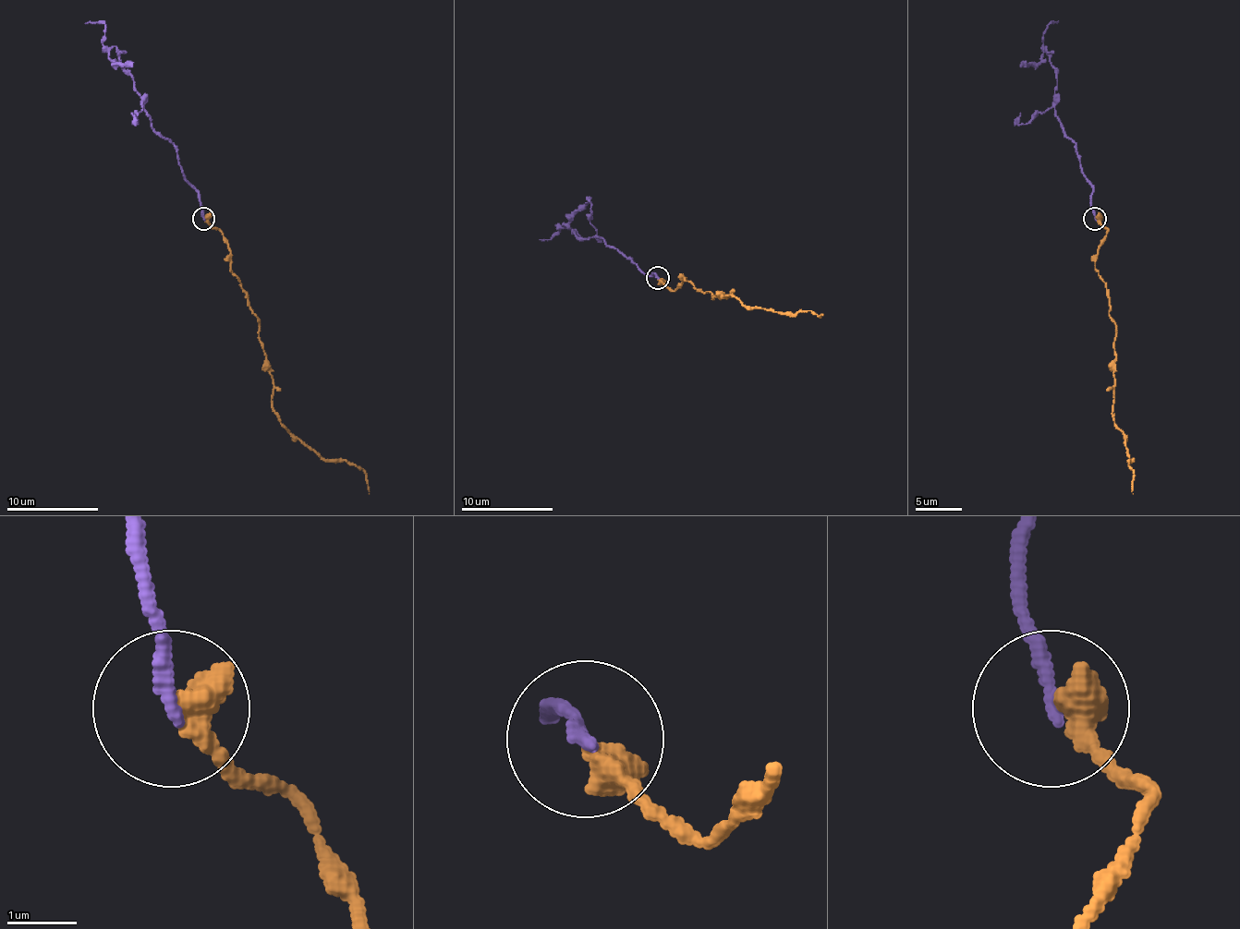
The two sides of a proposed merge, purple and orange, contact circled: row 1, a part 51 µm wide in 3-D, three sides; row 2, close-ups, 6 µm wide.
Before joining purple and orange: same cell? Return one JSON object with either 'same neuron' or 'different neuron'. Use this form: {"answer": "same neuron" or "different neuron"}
{"answer": "same neuron"}

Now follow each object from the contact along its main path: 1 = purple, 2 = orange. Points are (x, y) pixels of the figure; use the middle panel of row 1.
1: (658, 278), (653, 273), (647, 275), (599, 236), (580, 239), (568, 227), (557, 225), (557, 232), (539, 239)
2: (658, 278), (676, 289), (686, 278), (713, 298), (732, 296), (746, 307), (796, 315), (809, 310), (823, 315)

